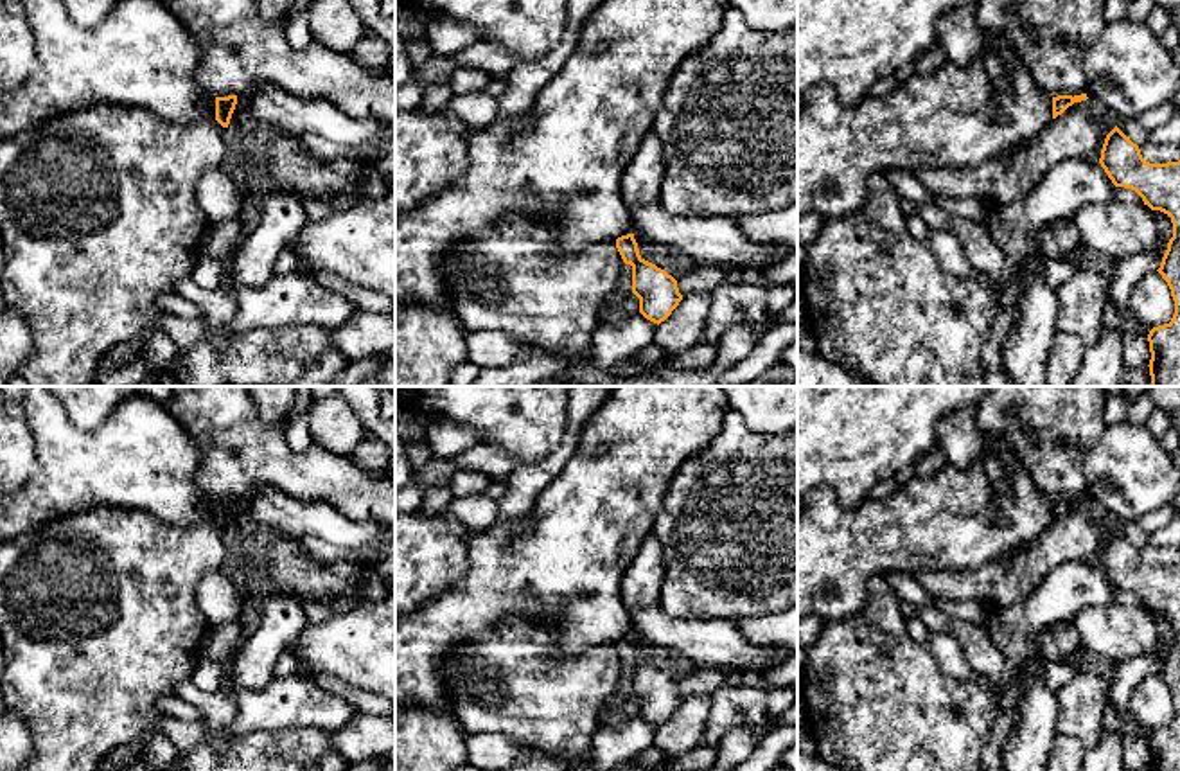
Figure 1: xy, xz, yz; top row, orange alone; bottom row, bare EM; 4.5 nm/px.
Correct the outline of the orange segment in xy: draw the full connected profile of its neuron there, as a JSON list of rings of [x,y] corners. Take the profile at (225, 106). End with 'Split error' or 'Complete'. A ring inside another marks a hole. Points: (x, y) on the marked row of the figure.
[[[237,95],[216,97],[216,120],[223,128],[228,128],[235,104],[237,104]]]. Complete

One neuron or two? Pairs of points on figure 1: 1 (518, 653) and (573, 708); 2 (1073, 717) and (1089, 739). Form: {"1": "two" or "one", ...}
{"1": "one", "2": "one"}

